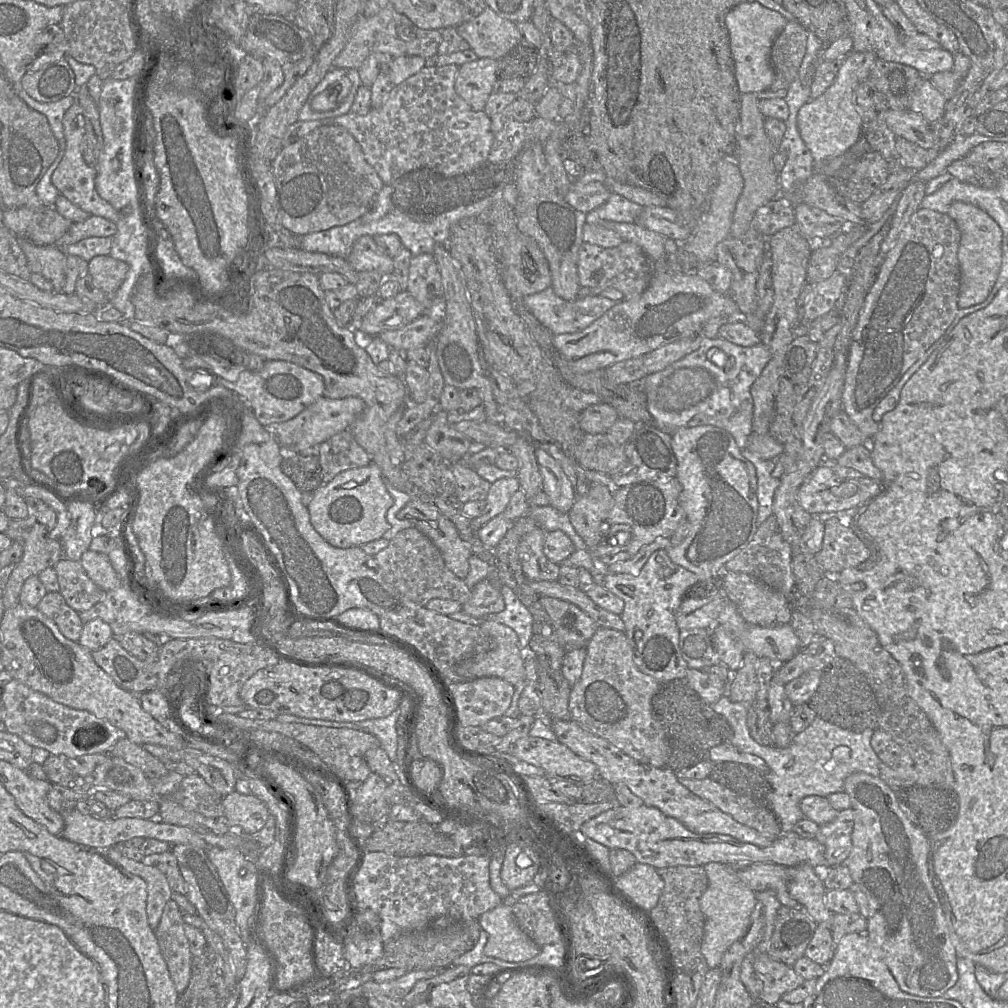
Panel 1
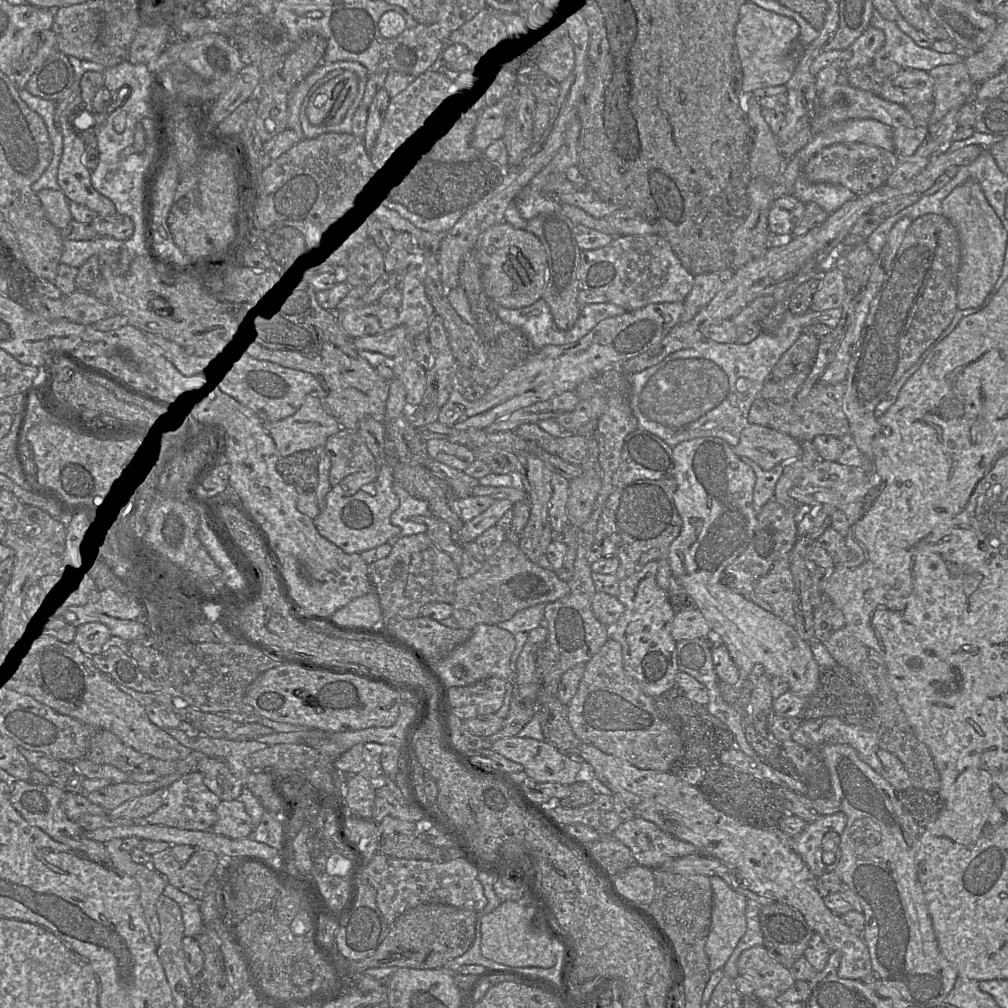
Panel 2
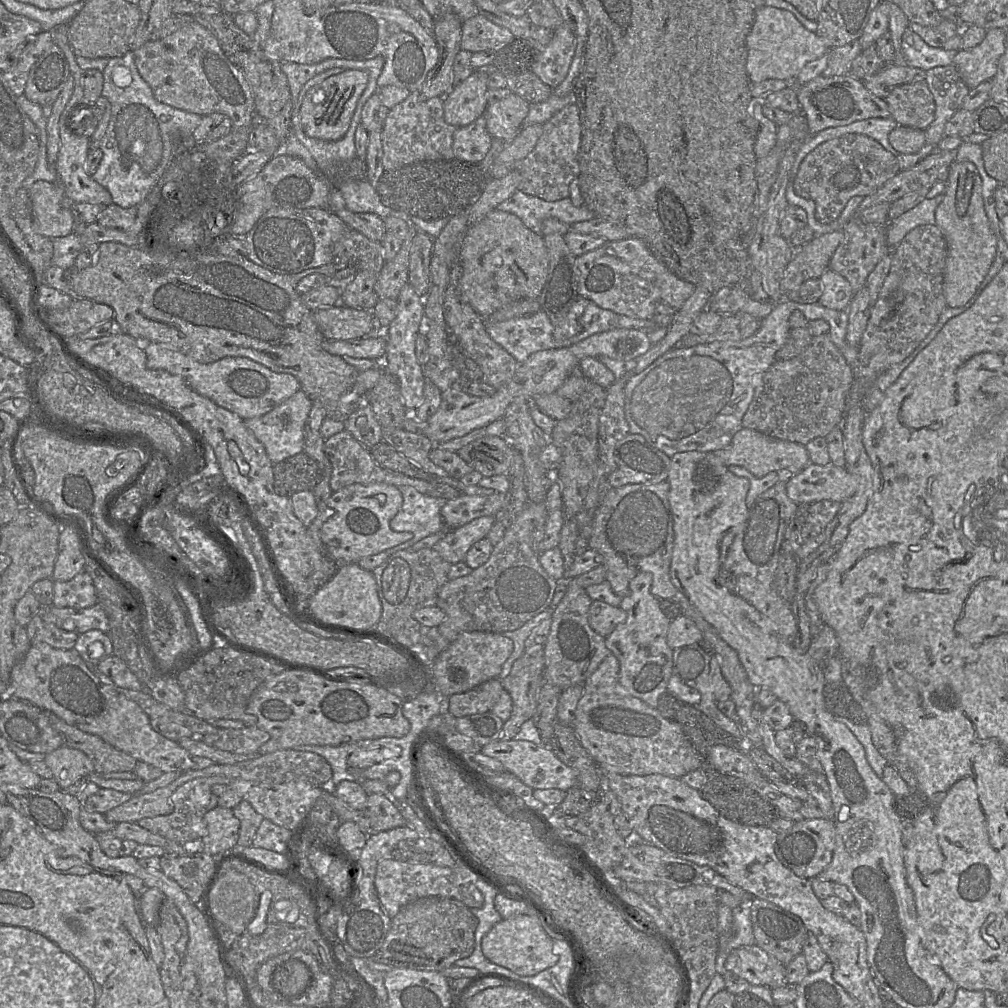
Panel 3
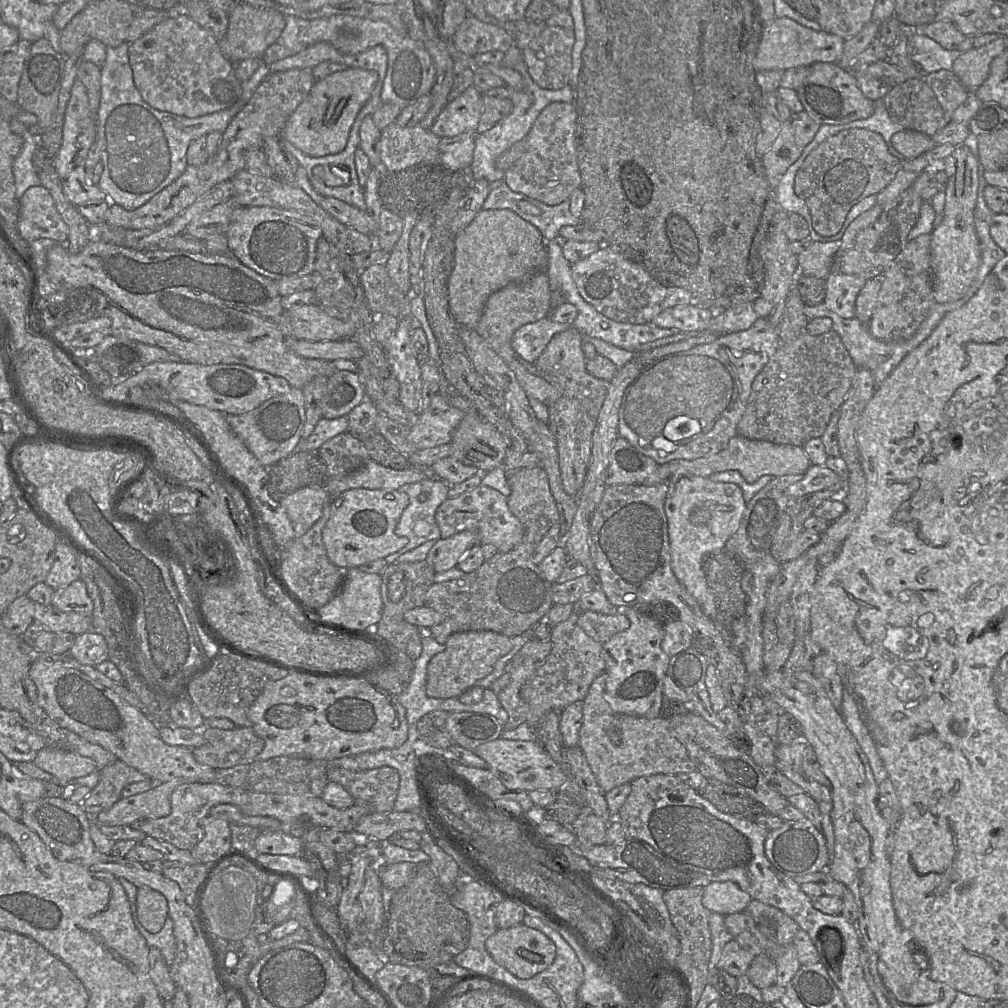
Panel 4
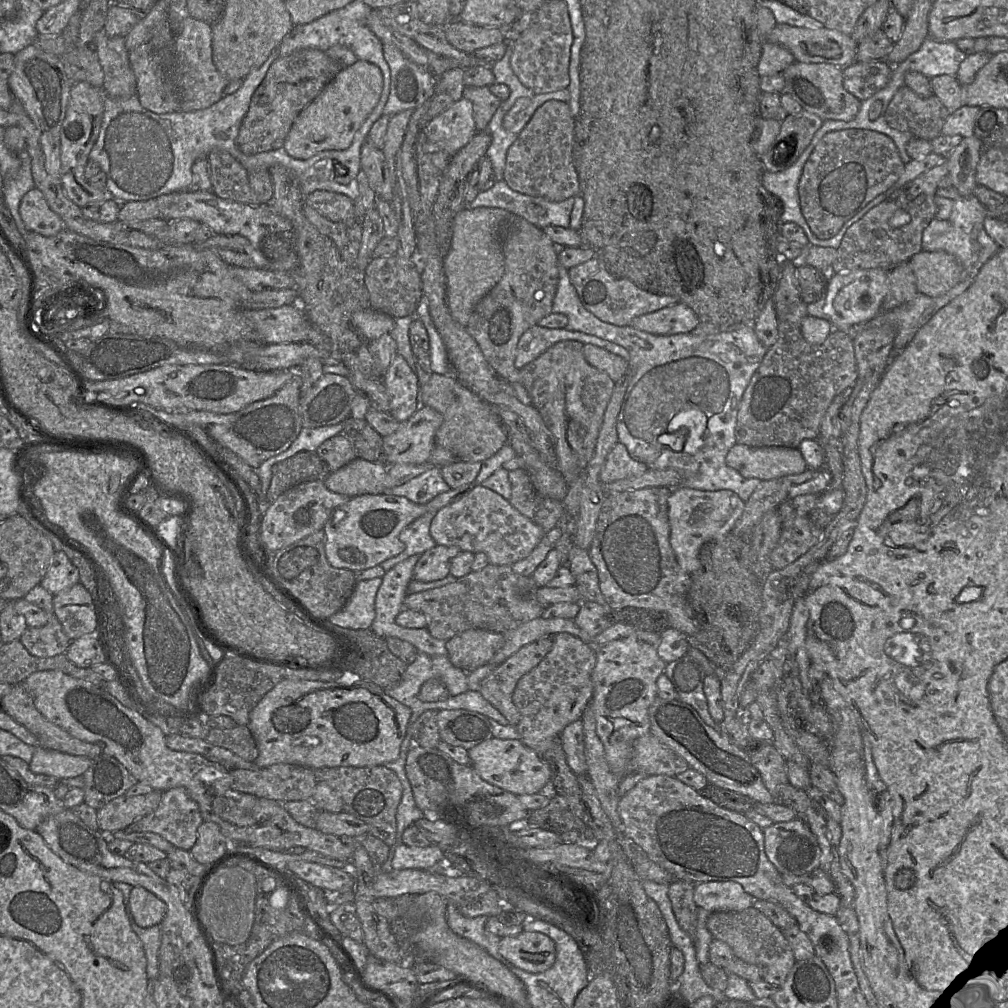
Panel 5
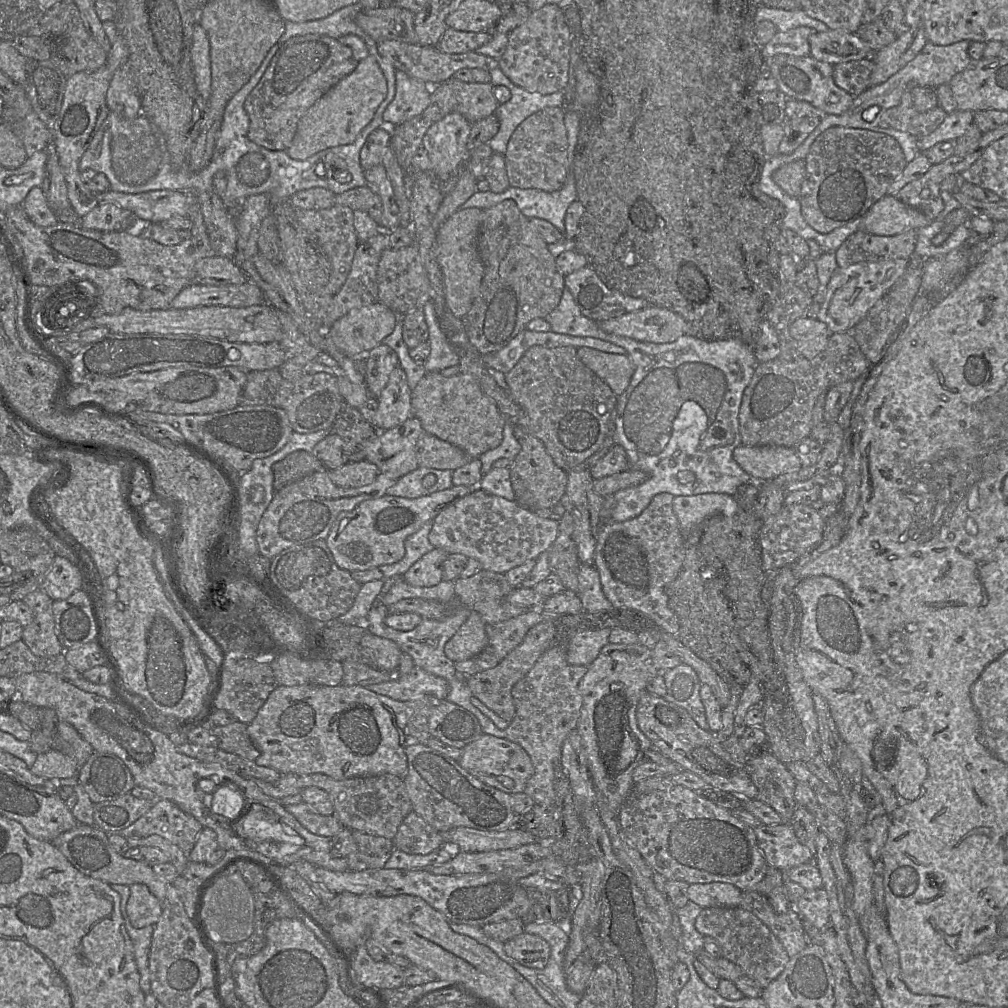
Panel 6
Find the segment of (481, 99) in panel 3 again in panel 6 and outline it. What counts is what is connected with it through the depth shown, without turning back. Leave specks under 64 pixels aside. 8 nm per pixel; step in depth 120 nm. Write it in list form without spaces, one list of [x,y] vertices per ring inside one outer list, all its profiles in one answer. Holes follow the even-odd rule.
[[[456,111],[434,123],[422,140],[432,164],[432,174],[438,181],[446,180],[470,156],[467,141],[472,123]]]

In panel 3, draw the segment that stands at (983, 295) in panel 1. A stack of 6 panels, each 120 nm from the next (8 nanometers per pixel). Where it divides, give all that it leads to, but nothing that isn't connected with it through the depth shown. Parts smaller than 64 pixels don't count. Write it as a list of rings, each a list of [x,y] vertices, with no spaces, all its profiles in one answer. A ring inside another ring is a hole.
[[[970,161],[954,162],[949,168],[946,194],[935,212],[936,226],[947,242],[943,293],[949,308],[962,307],[975,300],[997,250],[997,238],[991,230],[982,197],[982,179]]]

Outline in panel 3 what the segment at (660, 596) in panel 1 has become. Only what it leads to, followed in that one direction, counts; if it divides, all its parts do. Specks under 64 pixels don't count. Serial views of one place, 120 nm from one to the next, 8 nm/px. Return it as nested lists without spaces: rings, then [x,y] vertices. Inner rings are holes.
[[[641,571],[629,582],[628,592],[621,597],[620,607],[626,612],[626,620],[619,623],[605,638],[606,646],[619,661],[618,680],[633,696],[641,699],[649,706],[657,708],[659,696],[667,690],[667,684],[672,674],[672,651],[666,641],[670,621],[659,607],[658,598],[651,591],[652,575]]]

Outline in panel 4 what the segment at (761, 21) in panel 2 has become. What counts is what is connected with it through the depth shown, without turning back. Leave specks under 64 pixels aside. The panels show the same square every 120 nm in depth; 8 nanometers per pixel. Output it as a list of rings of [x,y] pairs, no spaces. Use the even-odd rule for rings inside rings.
[[[788,17],[775,18],[764,26],[762,38],[754,59],[756,71],[809,67],[814,63],[837,63],[843,54],[845,40],[837,35],[802,26]]]

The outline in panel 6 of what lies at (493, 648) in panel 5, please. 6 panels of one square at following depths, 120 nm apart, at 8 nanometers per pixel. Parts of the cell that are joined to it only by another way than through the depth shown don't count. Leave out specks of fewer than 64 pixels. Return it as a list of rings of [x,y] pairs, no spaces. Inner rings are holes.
[[[471,611],[467,620],[445,644],[445,655],[453,662],[459,662],[482,652],[488,643],[485,624],[478,612]]]

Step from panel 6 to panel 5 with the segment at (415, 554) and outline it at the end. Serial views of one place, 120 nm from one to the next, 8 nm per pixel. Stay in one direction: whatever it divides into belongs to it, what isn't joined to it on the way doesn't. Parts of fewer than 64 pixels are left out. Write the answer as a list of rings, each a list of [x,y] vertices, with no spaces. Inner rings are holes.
[[[429,511],[423,514],[400,532],[399,540],[405,544],[405,549],[380,564],[385,571],[390,570],[408,557],[422,554],[437,545],[430,535],[430,524],[436,513],[437,511]]]

